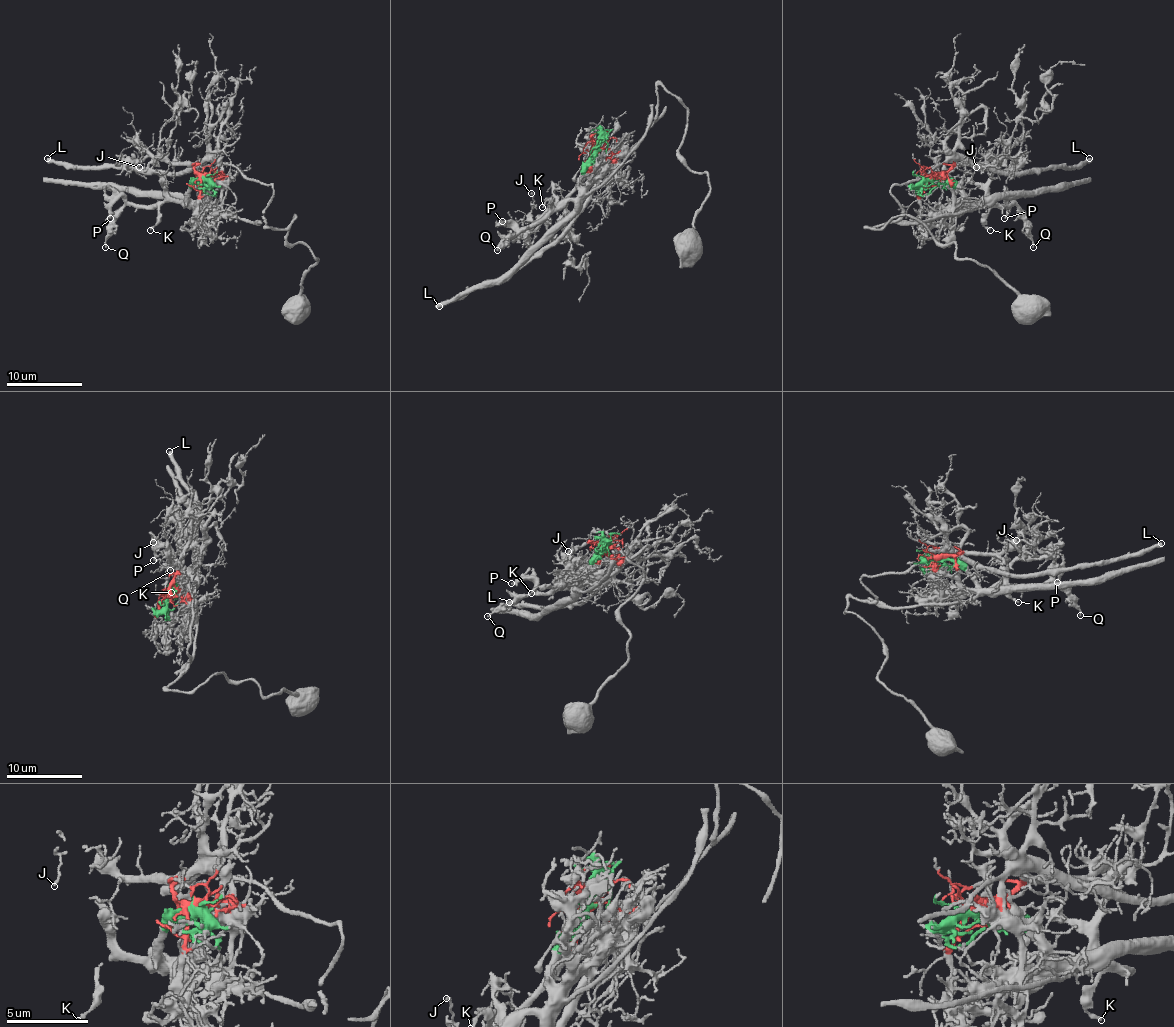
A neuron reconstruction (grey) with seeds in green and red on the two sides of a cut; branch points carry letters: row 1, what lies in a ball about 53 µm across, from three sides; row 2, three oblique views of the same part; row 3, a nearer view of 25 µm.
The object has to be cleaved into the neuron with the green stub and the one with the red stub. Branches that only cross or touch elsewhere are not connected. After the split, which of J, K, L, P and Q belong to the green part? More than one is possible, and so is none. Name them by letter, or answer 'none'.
K, P, Q

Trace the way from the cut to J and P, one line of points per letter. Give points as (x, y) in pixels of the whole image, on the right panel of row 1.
J: (934, 177), (960, 165), (994, 160), (1004, 146), (994, 144), (975, 167)
P: (934, 177), (953, 182), (975, 202), (1008, 205), (1008, 196), (1004, 219)

